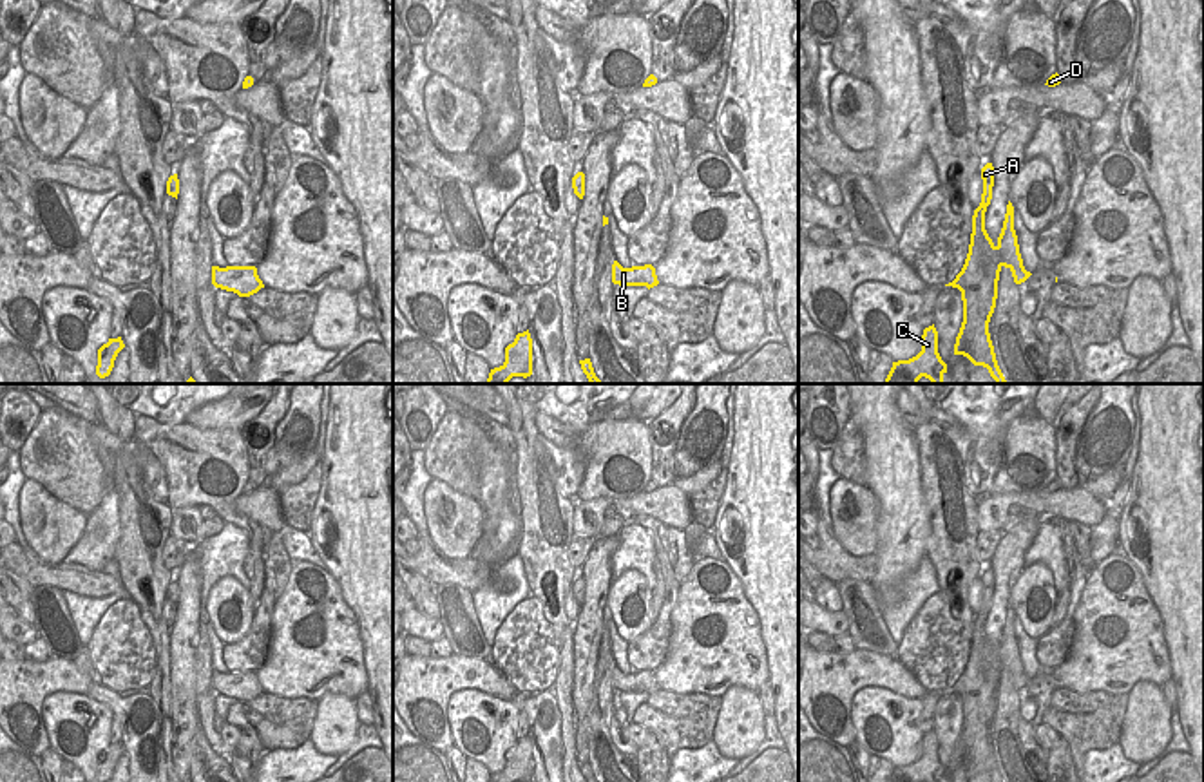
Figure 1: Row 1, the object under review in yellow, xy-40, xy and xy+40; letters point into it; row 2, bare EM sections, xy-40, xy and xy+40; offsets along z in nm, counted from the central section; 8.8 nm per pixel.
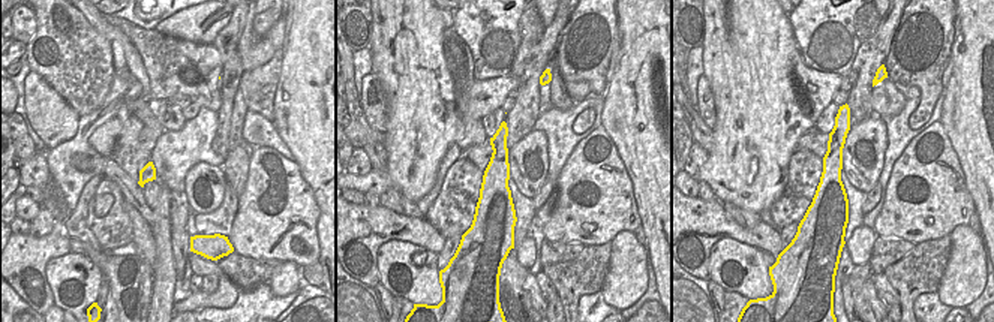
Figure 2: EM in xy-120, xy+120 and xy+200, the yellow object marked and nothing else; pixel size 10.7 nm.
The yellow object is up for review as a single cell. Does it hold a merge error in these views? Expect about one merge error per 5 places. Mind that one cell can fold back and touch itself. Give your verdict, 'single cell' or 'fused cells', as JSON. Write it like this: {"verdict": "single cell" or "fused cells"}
{"verdict": "single cell"}

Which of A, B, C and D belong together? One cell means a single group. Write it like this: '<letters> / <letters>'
A B C D

